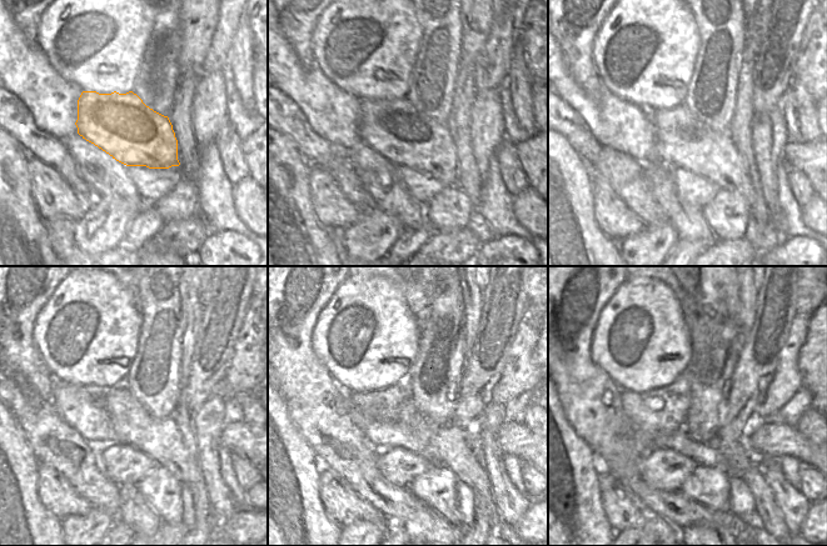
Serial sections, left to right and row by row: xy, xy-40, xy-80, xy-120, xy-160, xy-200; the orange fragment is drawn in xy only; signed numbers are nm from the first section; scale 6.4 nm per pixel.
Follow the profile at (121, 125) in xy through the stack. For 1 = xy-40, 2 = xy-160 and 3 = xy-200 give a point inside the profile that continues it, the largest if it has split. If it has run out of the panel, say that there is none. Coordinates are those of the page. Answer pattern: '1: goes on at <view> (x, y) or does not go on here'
1: goes on at xy-40 (393, 128)
2: goes on at xy-160 (449, 445)
3: goes on at xy-200 (741, 460)

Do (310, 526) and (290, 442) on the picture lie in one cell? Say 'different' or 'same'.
same

